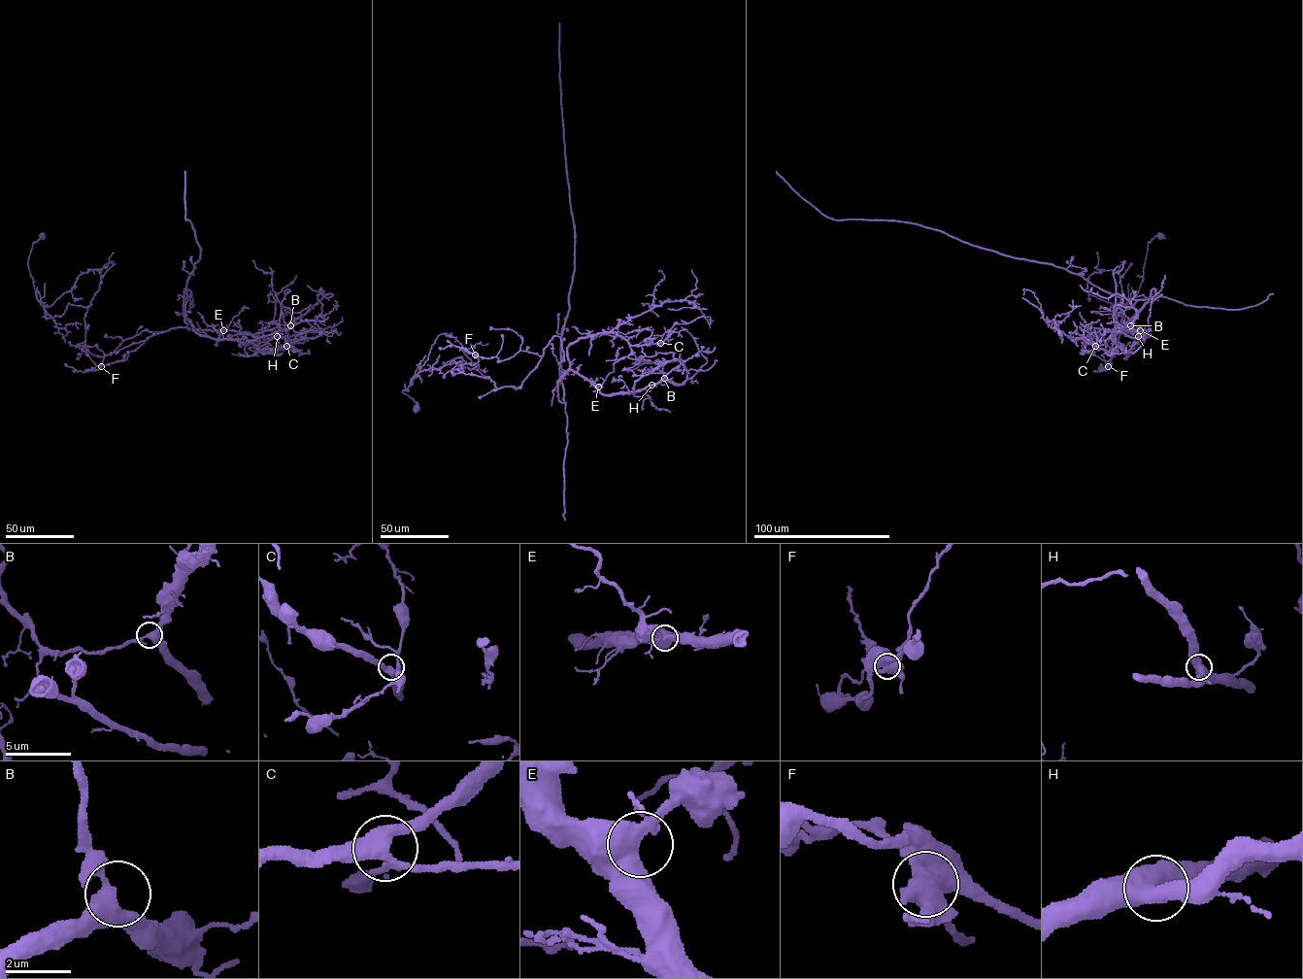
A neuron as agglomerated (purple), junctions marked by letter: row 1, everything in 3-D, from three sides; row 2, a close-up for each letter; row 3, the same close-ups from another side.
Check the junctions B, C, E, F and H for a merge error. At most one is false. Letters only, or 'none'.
F

